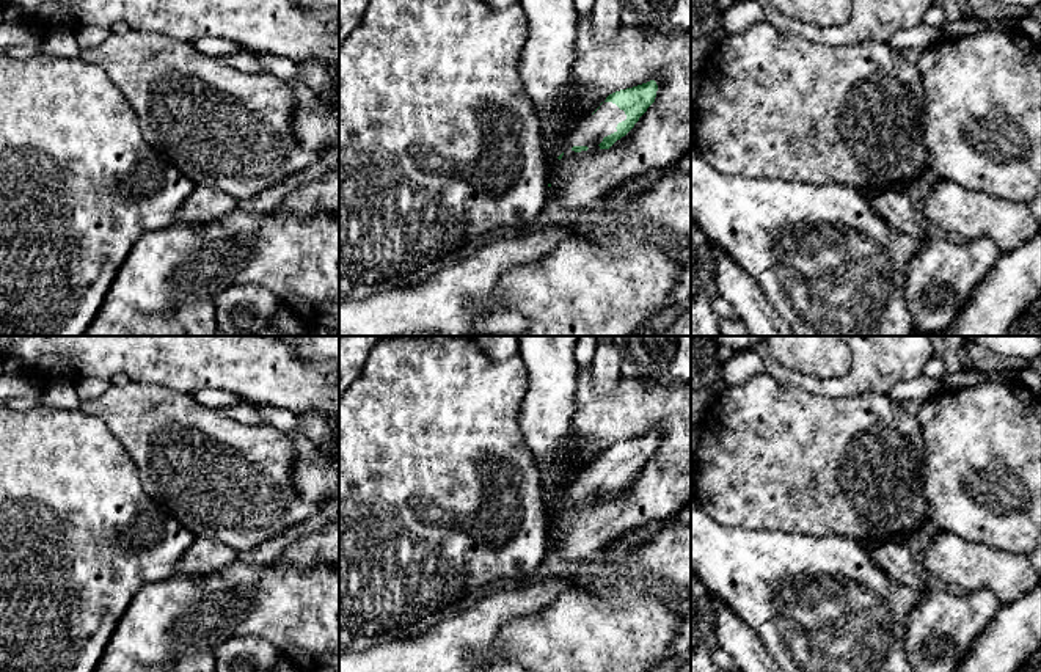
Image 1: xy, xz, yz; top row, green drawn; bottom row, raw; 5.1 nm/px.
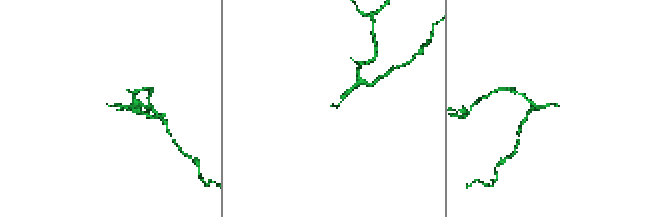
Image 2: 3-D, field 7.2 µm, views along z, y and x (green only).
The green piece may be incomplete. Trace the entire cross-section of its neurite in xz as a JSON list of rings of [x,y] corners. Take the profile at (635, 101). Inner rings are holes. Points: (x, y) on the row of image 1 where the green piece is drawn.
[[[655,80],[620,89],[606,97],[565,140],[565,148],[575,152],[598,146],[609,149],[625,137],[647,108],[655,102],[658,85]]]

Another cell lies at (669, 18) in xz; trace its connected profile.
[[[619,0],[620,24],[674,36],[691,30],[691,0]]]

